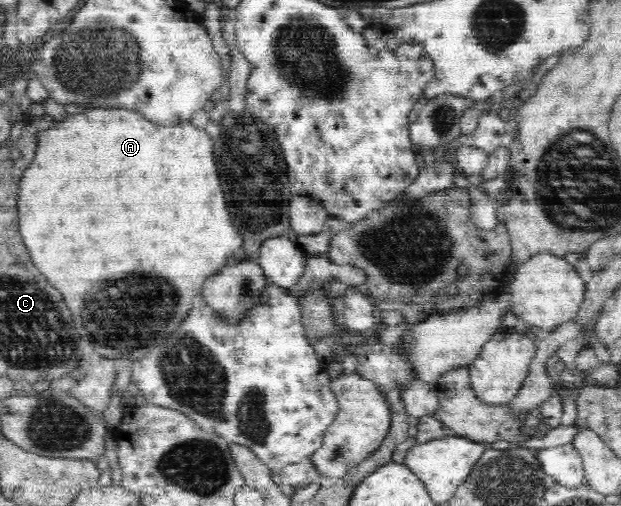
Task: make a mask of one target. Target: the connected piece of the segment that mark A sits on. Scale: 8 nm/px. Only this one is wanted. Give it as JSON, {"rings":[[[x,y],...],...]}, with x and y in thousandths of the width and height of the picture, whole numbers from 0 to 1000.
{"rings":[[[138,213],[134,223],[111,227],[103,239],[93,241],[90,253],[64,261],[58,308],[32,356],[27,399],[31,458],[61,536],[74,545],[74,553],[81,553],[81,561],[87,561],[87,569],[97,573],[113,617],[119,621],[116,660],[126,672],[135,664],[148,672],[161,704],[225,711],[229,704],[267,680],[271,668],[290,648],[300,621],[309,613],[312,589],[324,581],[332,549],[362,528],[367,510],[390,486],[390,468],[374,447],[370,419],[357,383],[348,316],[341,312],[345,296],[338,275],[329,257],[319,257],[303,241],[251,247],[246,239],[238,241],[238,233],[221,215],[206,213]]]}

